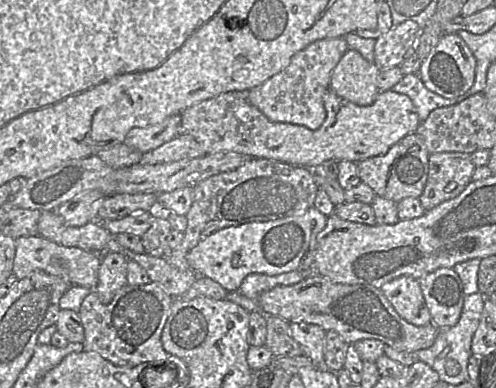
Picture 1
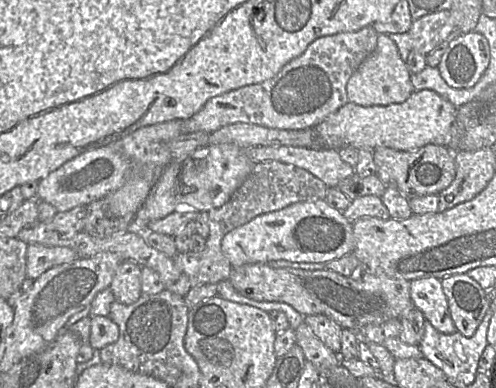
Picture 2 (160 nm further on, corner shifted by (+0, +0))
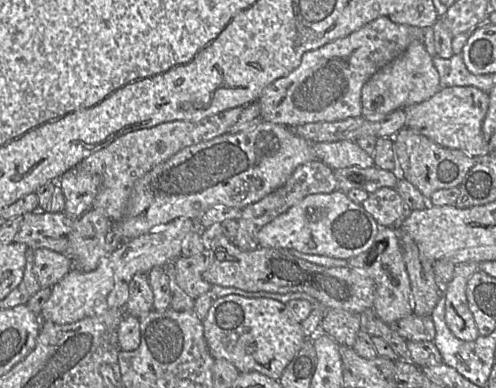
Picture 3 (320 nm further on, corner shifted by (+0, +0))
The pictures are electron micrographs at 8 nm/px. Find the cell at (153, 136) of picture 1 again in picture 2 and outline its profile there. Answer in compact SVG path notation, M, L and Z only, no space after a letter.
M372 26L355 32L342 32L314 40L297 58L286 64L274 77L259 84L247 85L208 100L192 117L182 123L182 133L212 133L222 127L243 123L280 130L312 128L348 101L346 85L351 75L375 50L378 33Z

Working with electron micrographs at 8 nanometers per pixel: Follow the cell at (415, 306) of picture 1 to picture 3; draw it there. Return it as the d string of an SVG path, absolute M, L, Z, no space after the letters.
M477 262L456 265L453 278L443 290L446 324L457 338L466 341L480 336L465 293L467 281L478 271L479 265Z

